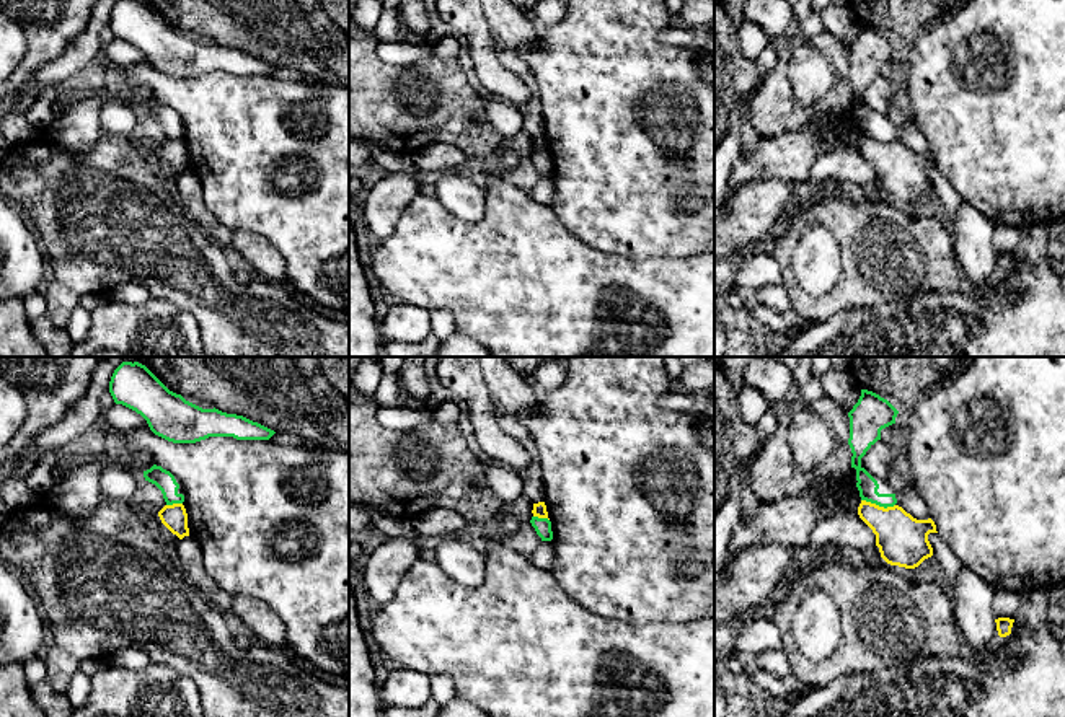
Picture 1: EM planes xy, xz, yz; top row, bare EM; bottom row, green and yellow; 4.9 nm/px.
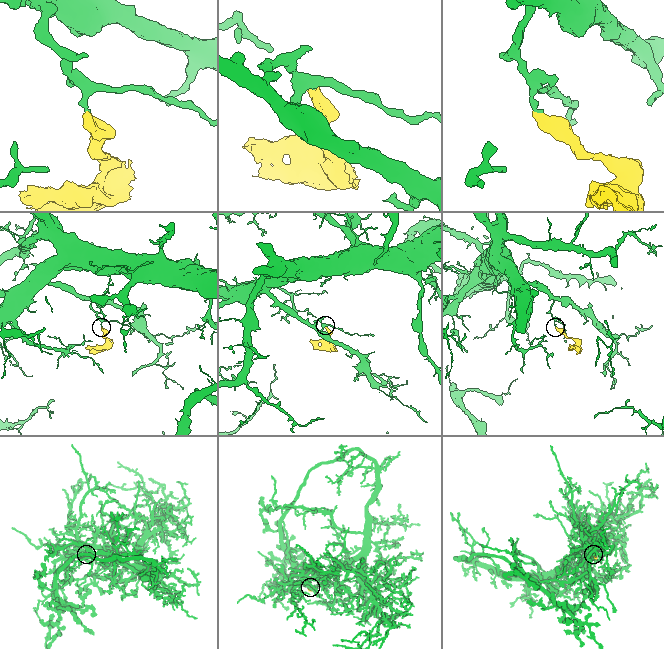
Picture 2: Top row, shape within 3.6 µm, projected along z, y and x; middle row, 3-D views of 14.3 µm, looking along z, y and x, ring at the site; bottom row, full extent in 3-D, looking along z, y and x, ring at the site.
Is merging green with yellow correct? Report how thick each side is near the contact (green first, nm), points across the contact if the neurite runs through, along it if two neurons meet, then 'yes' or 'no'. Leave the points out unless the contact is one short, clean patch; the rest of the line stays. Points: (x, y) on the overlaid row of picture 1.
calibres 100 and 260 nm; border yz (861, 499), (884, 507), (894, 505); no

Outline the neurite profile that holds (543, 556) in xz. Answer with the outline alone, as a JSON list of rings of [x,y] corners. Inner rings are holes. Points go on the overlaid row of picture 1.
[[[541,541],[541,544],[528,556],[528,559],[533,565],[551,570],[555,562],[553,541]]]

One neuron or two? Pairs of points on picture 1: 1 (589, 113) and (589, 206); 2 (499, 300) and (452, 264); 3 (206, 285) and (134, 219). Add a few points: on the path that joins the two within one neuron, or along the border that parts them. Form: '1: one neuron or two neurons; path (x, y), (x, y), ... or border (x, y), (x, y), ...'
1: one neuron; path (589, 136), (589, 183)
2: one neuron; path (488, 289), (464, 268)
3: one neuron; path (188, 269), (152, 237)

